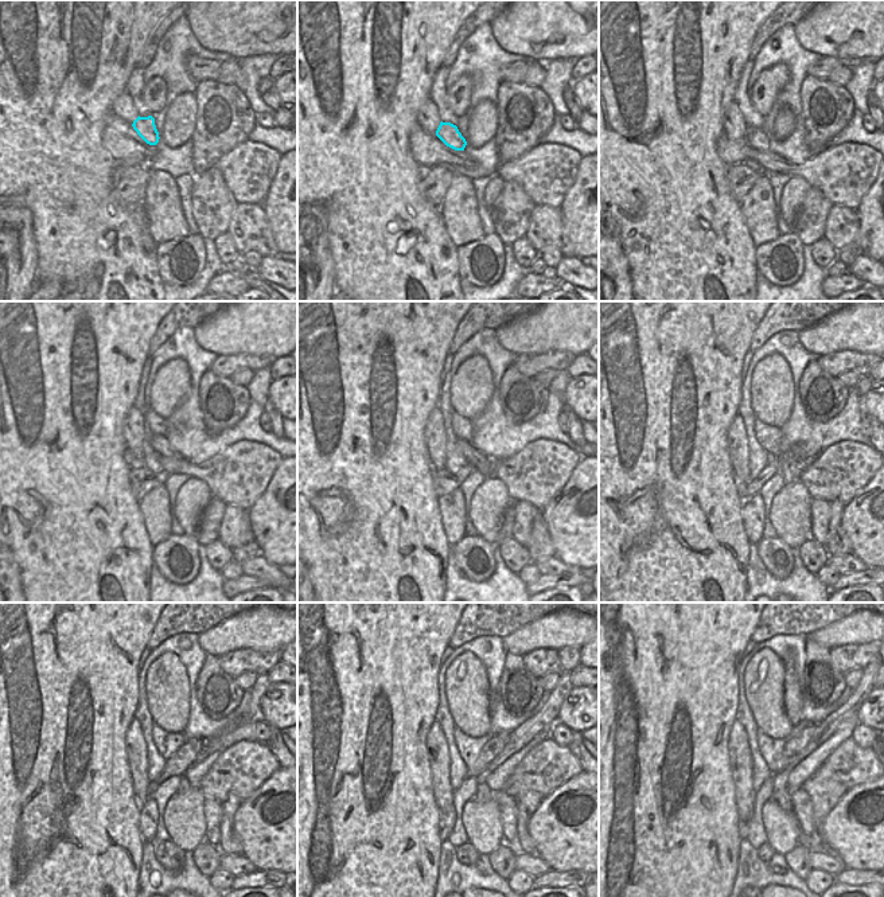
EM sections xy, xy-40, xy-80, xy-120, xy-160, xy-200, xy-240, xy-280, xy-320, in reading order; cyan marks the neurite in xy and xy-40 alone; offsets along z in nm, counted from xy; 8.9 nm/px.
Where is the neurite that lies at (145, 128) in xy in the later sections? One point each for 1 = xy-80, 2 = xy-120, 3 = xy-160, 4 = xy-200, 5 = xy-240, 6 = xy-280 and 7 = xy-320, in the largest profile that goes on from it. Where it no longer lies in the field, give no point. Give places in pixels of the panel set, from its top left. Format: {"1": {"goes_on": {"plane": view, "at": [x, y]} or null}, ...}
{"1": {"goes_on": {"plane": "xy-80", "at": [755, 137]}}, "2": {"goes_on": {"plane": "xy-120", "at": [160, 444]}}, "3": {"goes_on": {"plane": "xy-160", "at": [479, 461]}}, "4": {"goes_on": {"plane": "xy-200", "at": [786, 464]}}, "5": {"goes_on": {"plane": "xy-240", "at": [185, 786]}}, "6": {"goes_on": {"plane": "xy-280", "at": [483, 794]}}, "7": {"goes_on": {"plane": "xy-320", "at": [783, 798]}}}

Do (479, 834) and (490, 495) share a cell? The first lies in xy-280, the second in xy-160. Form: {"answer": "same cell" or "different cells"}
{"answer": "same cell"}

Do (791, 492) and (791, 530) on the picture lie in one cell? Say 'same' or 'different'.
same

